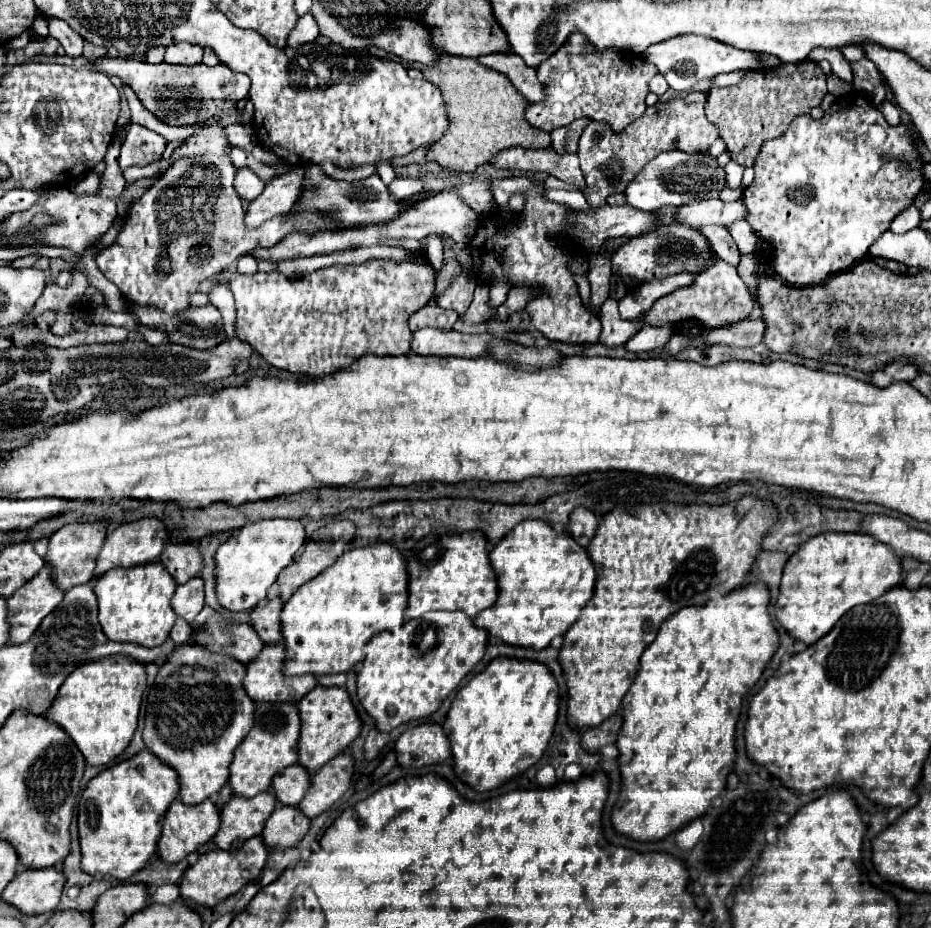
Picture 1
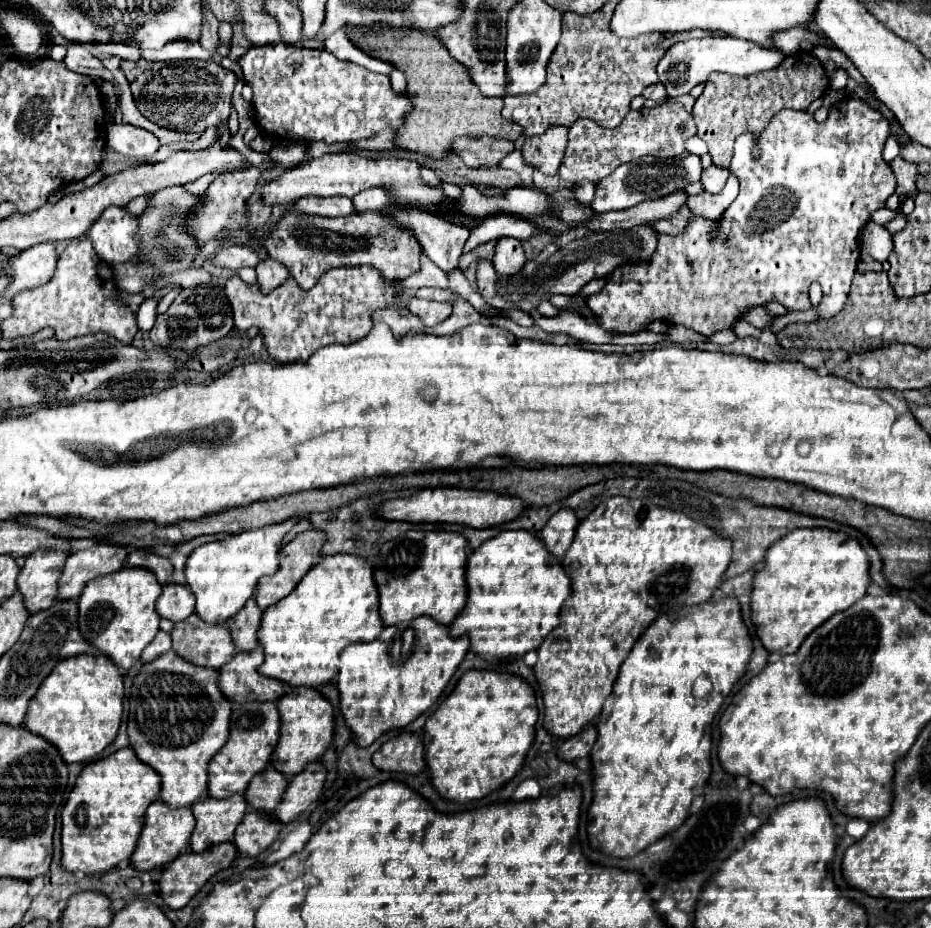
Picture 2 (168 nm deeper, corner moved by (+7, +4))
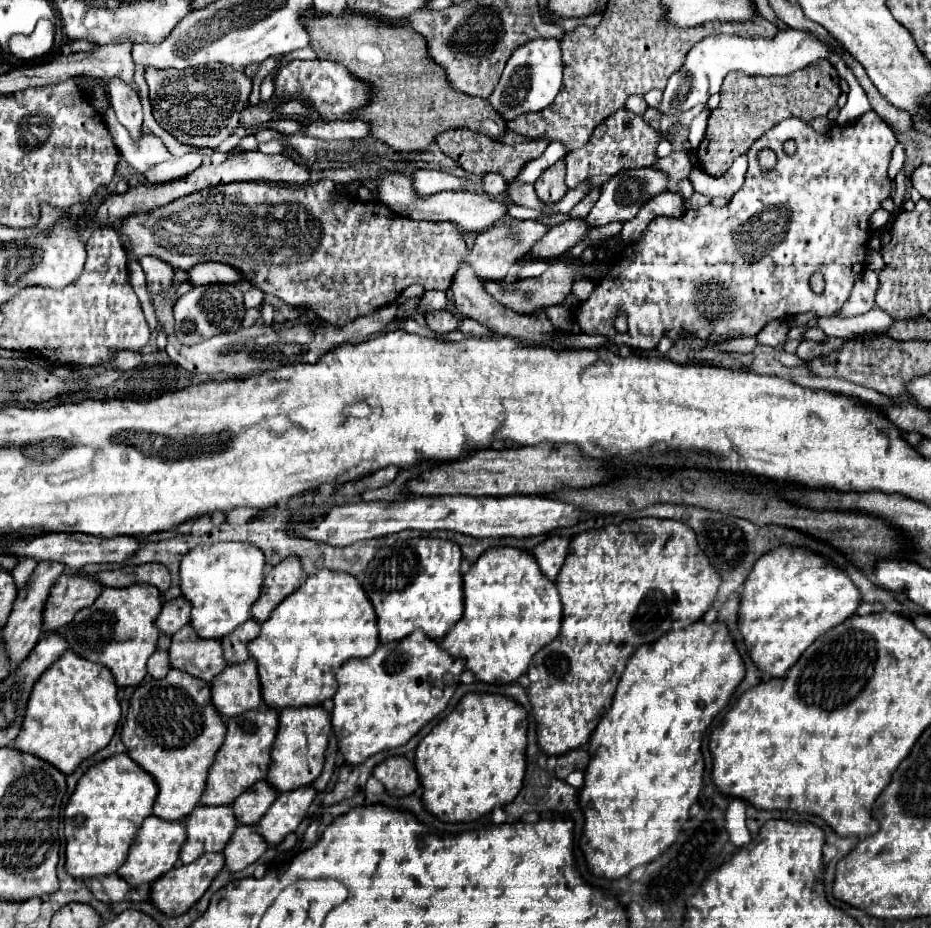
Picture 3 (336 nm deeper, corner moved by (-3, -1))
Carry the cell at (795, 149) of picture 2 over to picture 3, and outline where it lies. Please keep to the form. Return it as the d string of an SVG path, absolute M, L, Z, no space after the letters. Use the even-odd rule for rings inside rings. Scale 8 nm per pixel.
M872 110L848 126L832 128L830 138L828 132L820 134L804 120L782 120L770 128L770 132L762 134L748 150L746 180L728 204L722 207L707 204L698 210L686 210L682 218L658 216L650 222L638 242L624 248L590 298L580 302L576 320L582 332L606 336L614 344L652 350L662 336L672 340L702 338L712 342L756 336L766 326L762 324L762 312L786 312L786 308L794 308L794 316L806 312L834 316L848 300L856 278L864 272L870 216L892 192L888 162L896 142L890 126ZM786 140L796 142L798 148L794 156L784 154L782 144ZM762 148L770 148L778 156L778 162L770 172L762 172L758 166L756 156ZM812 274L824 276L826 290L822 294L816 294L810 288ZM618 310L628 318L626 334L618 334L614 328Z

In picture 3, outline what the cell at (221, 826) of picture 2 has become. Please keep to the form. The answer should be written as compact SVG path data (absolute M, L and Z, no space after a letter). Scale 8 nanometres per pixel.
M196 806L186 816L188 840L182 846L180 860L184 864L194 862L202 854L222 852L234 834L238 820L232 806Z

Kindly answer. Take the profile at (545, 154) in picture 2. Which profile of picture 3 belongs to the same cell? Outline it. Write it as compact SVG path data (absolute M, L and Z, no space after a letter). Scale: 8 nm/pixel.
M564 158L554 164L554 168L546 168L542 176L534 184L536 194L544 202L558 202L566 194L566 162Z

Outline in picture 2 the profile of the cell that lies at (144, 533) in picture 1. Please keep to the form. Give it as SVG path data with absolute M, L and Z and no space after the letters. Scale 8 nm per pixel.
M96 543L88 549L72 553L62 569L58 581L58 597L60 601L76 601L84 589L84 585L100 575L108 575L120 571L124 567L126 549L122 545L104 545Z

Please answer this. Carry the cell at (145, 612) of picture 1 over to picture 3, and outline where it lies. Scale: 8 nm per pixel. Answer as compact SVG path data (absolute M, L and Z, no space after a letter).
M132 584L126 588L104 588L92 606L82 608L66 626L70 650L78 656L106 664L118 686L140 684L146 676L146 660L156 652L160 630L156 618L162 610L162 594L152 584Z

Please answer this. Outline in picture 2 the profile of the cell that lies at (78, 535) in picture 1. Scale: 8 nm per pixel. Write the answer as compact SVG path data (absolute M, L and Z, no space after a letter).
M36 551L32 559L26 559L16 585L24 597L24 607L28 613L34 615L54 603L66 557L68 555L62 551Z

